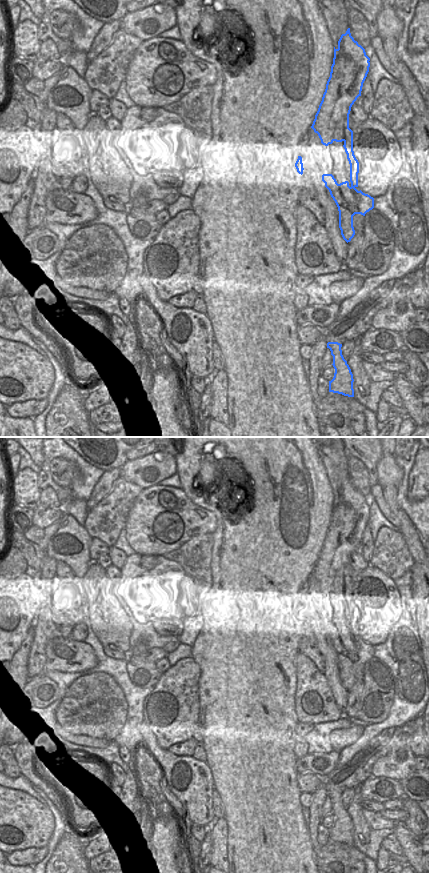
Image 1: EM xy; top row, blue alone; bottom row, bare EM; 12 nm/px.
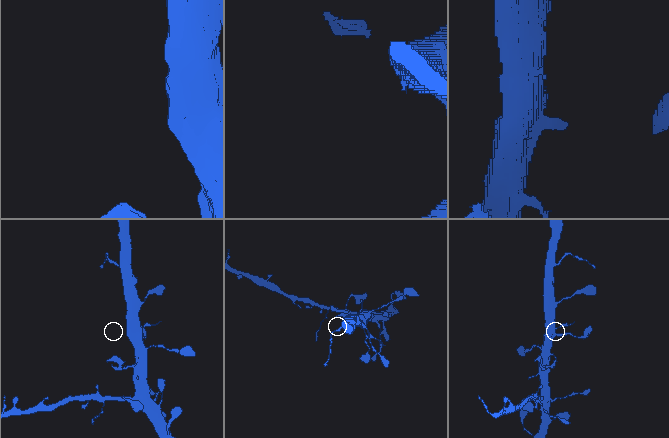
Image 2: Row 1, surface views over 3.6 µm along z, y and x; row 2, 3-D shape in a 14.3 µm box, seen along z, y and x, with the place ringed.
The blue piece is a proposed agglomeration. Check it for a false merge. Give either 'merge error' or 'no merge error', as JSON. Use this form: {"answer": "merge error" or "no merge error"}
{"answer": "merge error"}

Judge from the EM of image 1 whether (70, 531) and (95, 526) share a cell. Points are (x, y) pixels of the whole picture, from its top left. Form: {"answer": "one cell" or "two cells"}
{"answer": "two cells"}

